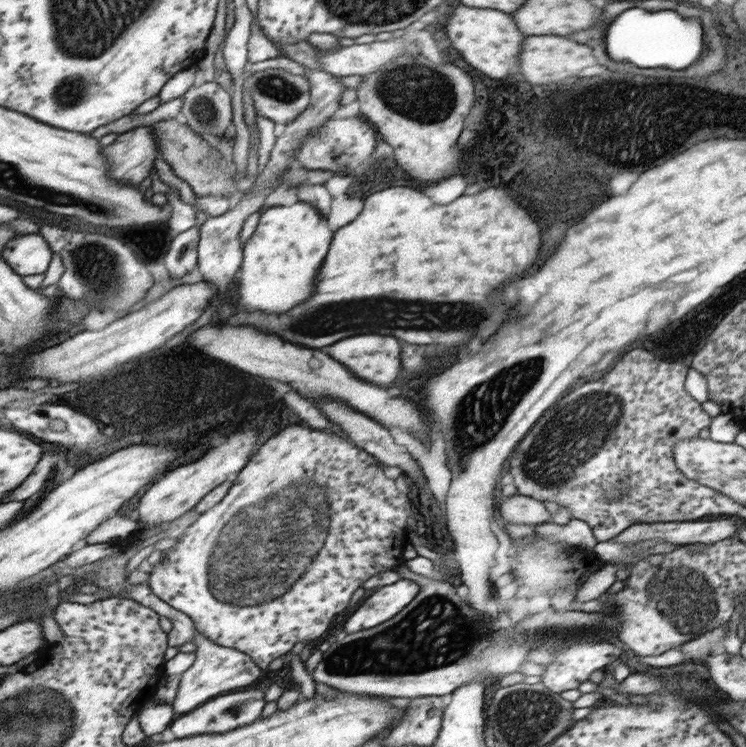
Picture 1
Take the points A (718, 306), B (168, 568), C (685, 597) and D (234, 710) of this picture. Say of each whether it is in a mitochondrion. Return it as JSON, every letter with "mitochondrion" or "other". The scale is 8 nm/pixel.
{"A":"other","B":"other","C":"mitochondrion","D":"mitochondrion"}

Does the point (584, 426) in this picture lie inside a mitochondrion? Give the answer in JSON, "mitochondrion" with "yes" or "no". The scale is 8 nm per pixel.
{"mitochondrion":"yes"}

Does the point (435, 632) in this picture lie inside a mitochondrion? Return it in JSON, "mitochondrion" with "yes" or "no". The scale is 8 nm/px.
{"mitochondrion":"yes"}

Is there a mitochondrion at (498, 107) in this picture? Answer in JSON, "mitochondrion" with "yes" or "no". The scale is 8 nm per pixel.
{"mitochondrion":"no"}

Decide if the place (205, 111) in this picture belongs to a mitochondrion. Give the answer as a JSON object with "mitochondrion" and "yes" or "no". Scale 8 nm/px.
{"mitochondrion":"yes"}

